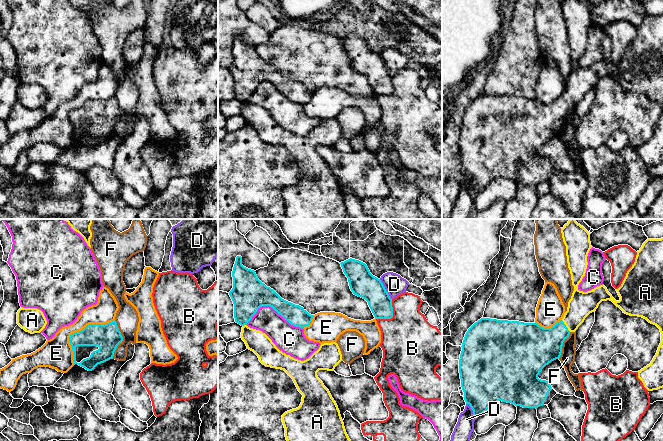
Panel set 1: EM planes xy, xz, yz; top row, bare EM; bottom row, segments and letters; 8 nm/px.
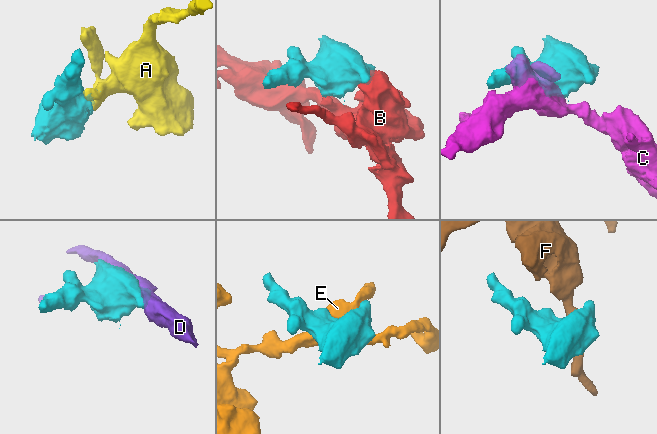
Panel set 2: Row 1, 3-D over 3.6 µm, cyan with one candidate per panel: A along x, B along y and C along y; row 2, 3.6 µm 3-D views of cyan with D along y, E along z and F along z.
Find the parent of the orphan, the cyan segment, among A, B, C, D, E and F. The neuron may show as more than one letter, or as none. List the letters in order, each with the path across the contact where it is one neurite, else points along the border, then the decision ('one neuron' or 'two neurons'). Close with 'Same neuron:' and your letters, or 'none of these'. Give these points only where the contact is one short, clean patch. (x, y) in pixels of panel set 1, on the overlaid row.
A: one neuron
B: two neurons
C: two neurons
D: two neurons
E: two neurons
F: border xy (115, 320), (122, 341), (117, 346), (112, 358); two neurons
Same neuron: A

